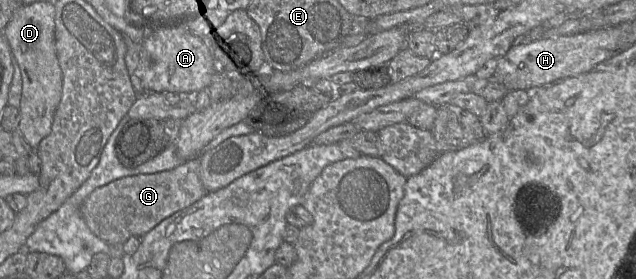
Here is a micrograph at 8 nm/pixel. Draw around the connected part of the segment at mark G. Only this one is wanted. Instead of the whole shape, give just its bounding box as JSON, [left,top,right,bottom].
[80,158,207,246]

